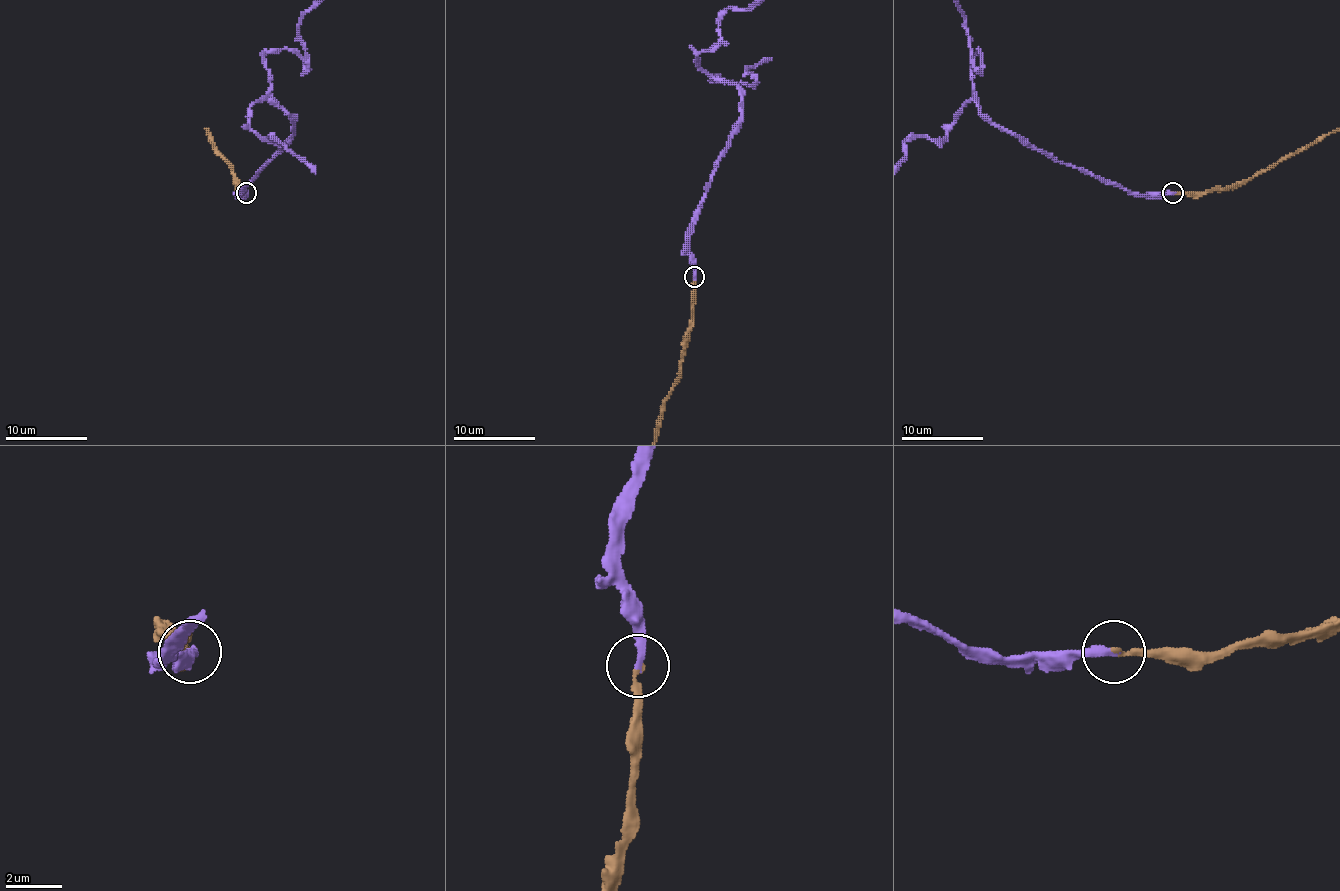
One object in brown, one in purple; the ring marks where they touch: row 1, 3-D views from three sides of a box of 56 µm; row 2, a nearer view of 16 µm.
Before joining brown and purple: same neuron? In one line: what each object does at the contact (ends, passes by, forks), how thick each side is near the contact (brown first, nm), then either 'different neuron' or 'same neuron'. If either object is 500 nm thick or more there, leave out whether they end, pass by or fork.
brown ends there; purple ends there; 160 nm thick on the brown side, 280 nm on the other; same neuron

